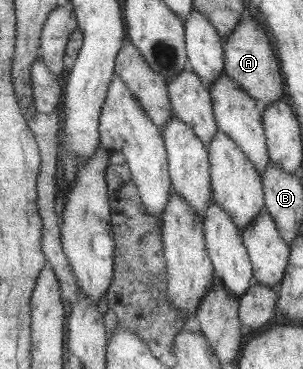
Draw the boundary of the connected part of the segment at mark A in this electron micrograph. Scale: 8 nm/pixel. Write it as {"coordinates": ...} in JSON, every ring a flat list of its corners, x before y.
{"coordinates":[[253,16,239,20,235,30,224,39,224,72,241,88,247,90,249,96,255,98,260,109,277,102,285,94,280,61,277,55,273,54,267,34]]}

